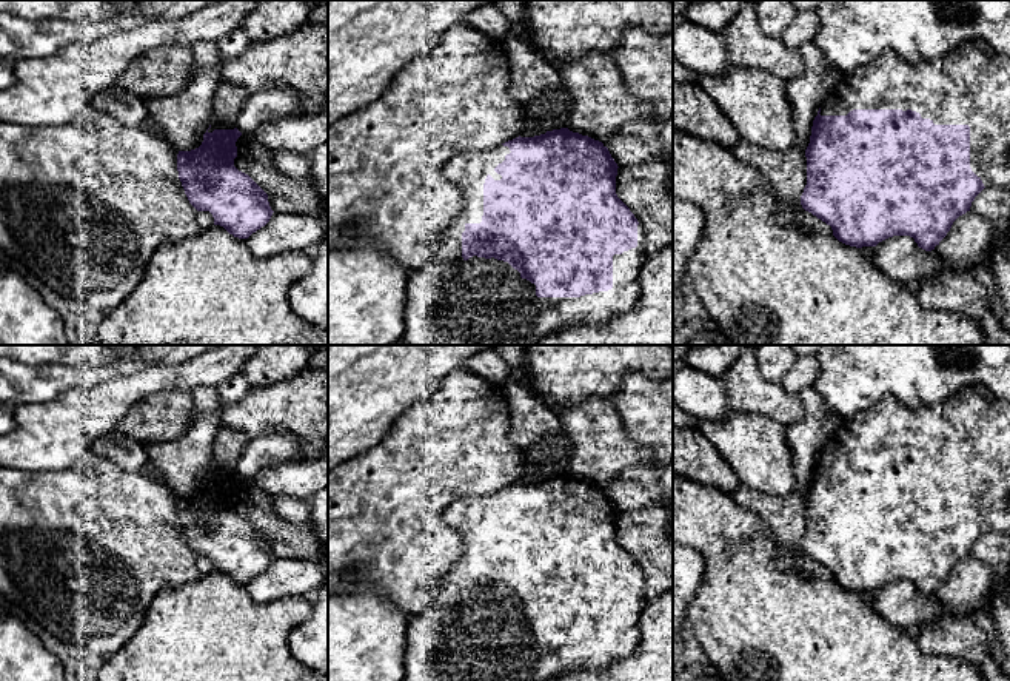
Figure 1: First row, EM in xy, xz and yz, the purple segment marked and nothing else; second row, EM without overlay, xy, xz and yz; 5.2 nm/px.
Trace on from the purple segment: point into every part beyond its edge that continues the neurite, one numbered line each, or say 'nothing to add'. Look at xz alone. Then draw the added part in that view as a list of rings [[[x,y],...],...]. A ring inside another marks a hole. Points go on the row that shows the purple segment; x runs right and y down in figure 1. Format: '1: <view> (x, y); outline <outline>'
1: xz (451, 301); outline [[[510,148],[462,153],[443,166],[443,177],[463,194],[463,211],[456,216],[434,247],[430,262],[410,276],[406,287],[406,345],[537,345],[547,336],[577,324],[605,324],[628,311],[639,297],[639,277],[645,263],[645,233],[637,225],[637,247],[613,256],[613,288],[580,297],[537,297],[536,285],[520,277],[508,262],[494,257],[462,257],[462,233],[467,223],[480,223],[483,216],[483,183],[490,174],[502,176],[494,168],[505,160]]]

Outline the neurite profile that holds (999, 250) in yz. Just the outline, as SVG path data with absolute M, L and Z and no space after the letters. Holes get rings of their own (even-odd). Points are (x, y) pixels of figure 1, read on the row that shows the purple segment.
M1005 225L996 226L988 253L992 257L988 271L995 279L1005 310L1010 311L1010 234Z

